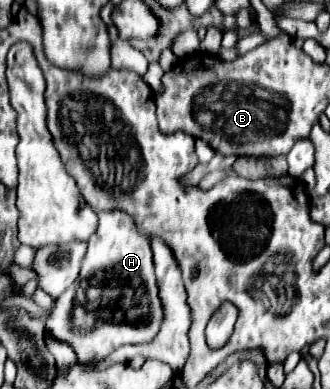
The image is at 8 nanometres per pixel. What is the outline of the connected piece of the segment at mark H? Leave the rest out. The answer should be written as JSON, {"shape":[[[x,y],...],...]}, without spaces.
{"shape":[[[122,209],[100,211],[98,219],[100,225],[88,241],[88,253],[80,275],[80,283],[100,285],[100,307],[94,311],[96,319],[86,317],[84,323],[92,325],[76,325],[74,309],[78,285],[74,285],[58,297],[58,303],[46,321],[46,329],[54,337],[70,341],[80,363],[94,359],[102,361],[124,343],[150,341],[156,337],[162,325],[162,299],[154,275],[150,241],[142,231],[138,231],[132,215]]]}

